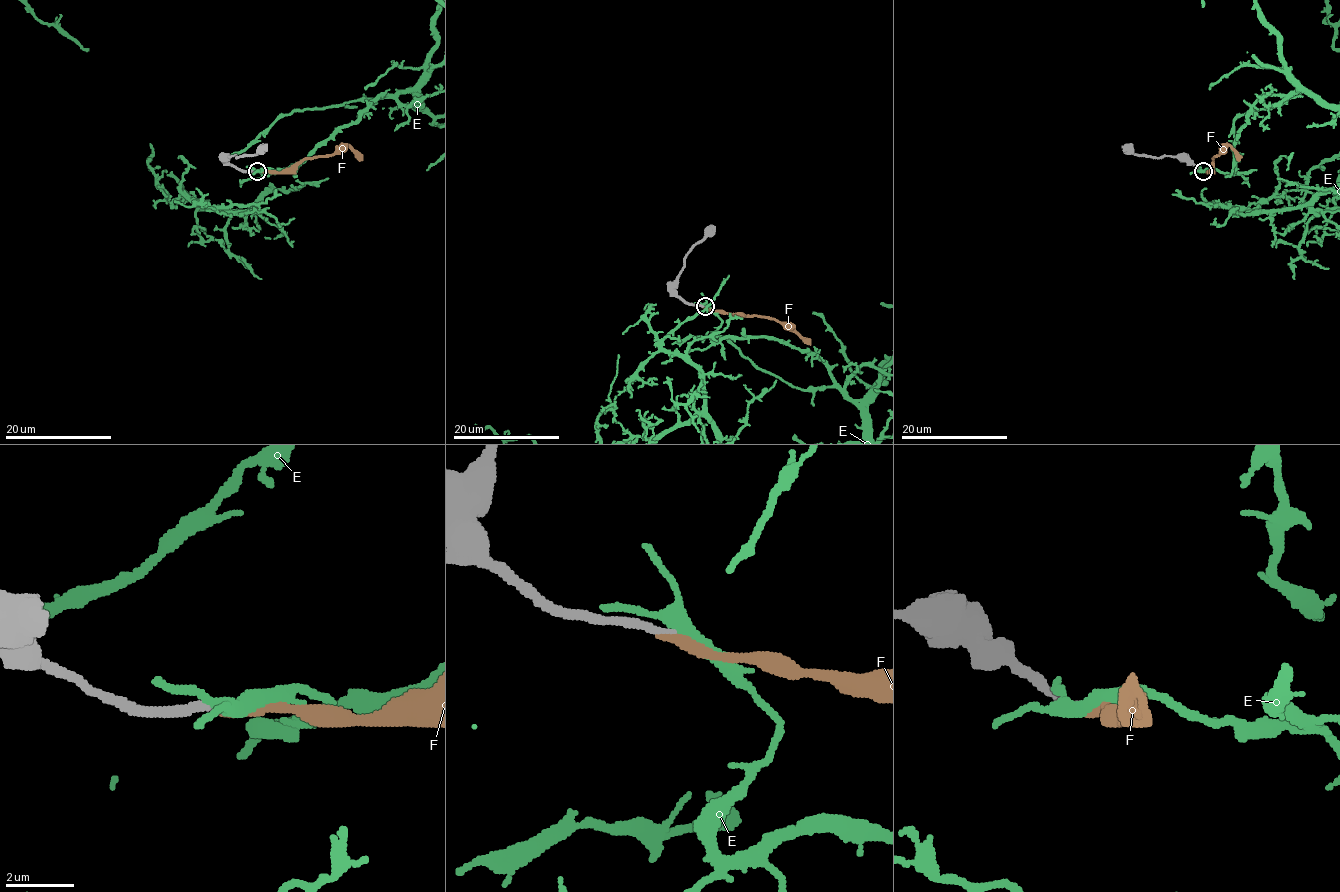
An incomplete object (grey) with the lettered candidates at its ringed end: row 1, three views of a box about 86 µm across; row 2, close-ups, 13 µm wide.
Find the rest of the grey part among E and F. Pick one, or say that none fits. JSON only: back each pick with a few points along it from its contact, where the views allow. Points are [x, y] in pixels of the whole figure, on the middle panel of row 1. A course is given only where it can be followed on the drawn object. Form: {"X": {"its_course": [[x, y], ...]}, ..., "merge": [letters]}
{"F": {"its_course": [[704, 307], [775, 318], [810, 342]]}, "merge": ["F"]}

